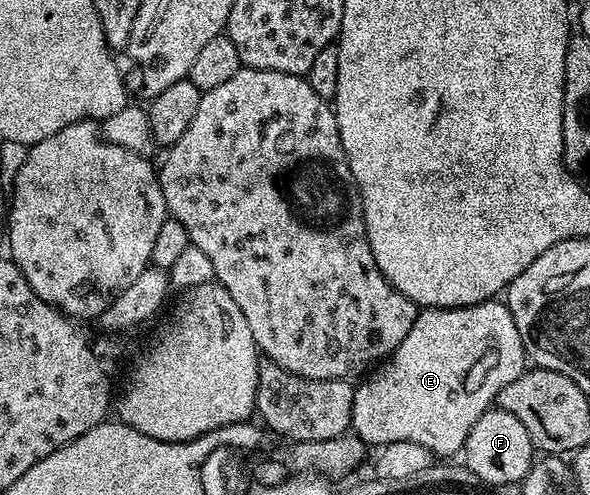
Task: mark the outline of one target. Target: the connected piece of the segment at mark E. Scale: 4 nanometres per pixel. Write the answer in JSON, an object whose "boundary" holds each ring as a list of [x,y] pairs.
{"boundary":[[[505,301],[477,302],[475,306],[461,306],[460,308],[419,309],[416,320],[408,331],[408,336],[404,336],[404,340],[400,340],[400,344],[390,353],[389,358],[385,359],[377,368],[371,369],[357,383],[354,403],[352,404],[352,420],[350,421],[353,433],[357,434],[370,448],[381,448],[393,442],[411,442],[428,448],[431,454],[435,456],[454,454],[457,450],[459,453],[465,447],[466,437],[472,428],[472,424],[476,424],[476,420],[480,420],[482,413],[495,405],[498,393],[506,388],[508,384],[512,384],[512,380],[516,380],[521,374],[525,374],[527,369],[526,349],[520,340],[520,332],[516,330],[516,320],[512,320],[512,312],[507,308]]]}

